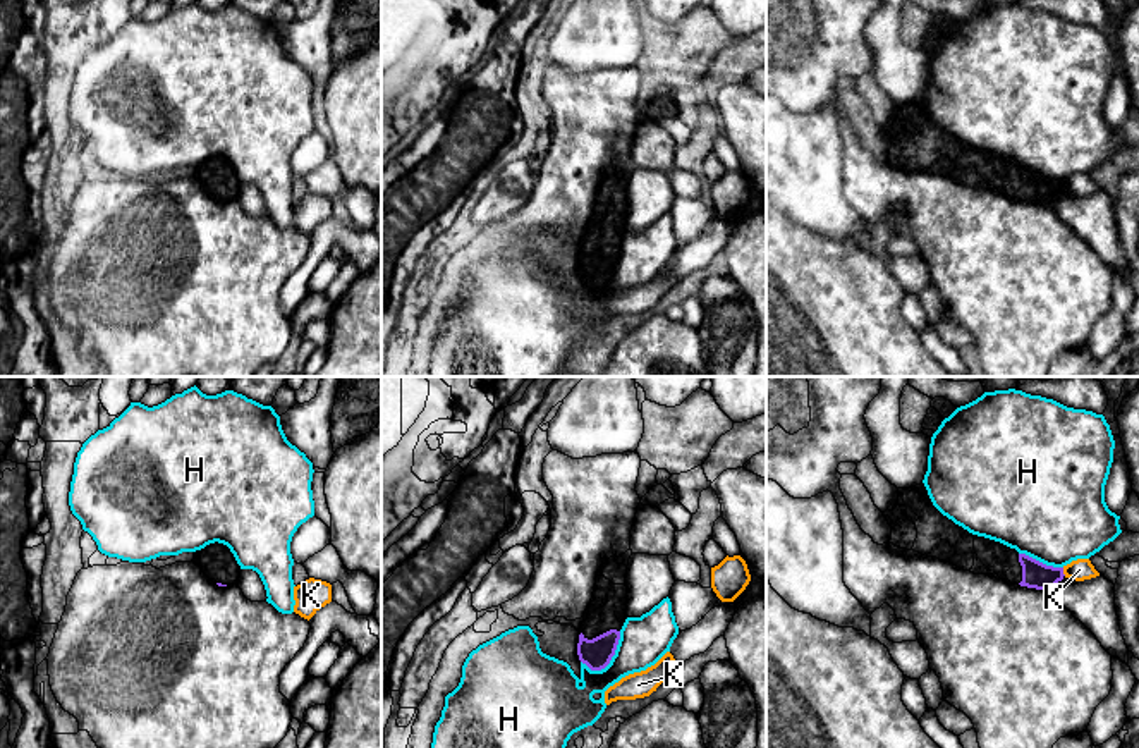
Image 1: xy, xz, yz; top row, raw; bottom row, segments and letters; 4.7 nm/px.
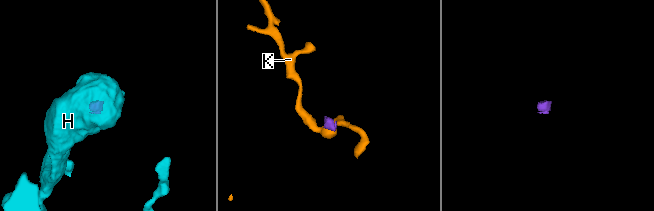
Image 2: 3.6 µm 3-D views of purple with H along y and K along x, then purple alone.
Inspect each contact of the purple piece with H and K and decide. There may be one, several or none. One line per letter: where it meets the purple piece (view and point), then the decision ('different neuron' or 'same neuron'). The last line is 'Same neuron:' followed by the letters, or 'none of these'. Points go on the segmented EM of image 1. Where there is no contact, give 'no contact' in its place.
H: xz (610, 659) | different neuron
K: yz (1062, 571) | different neuron
Same neuron: none of these

